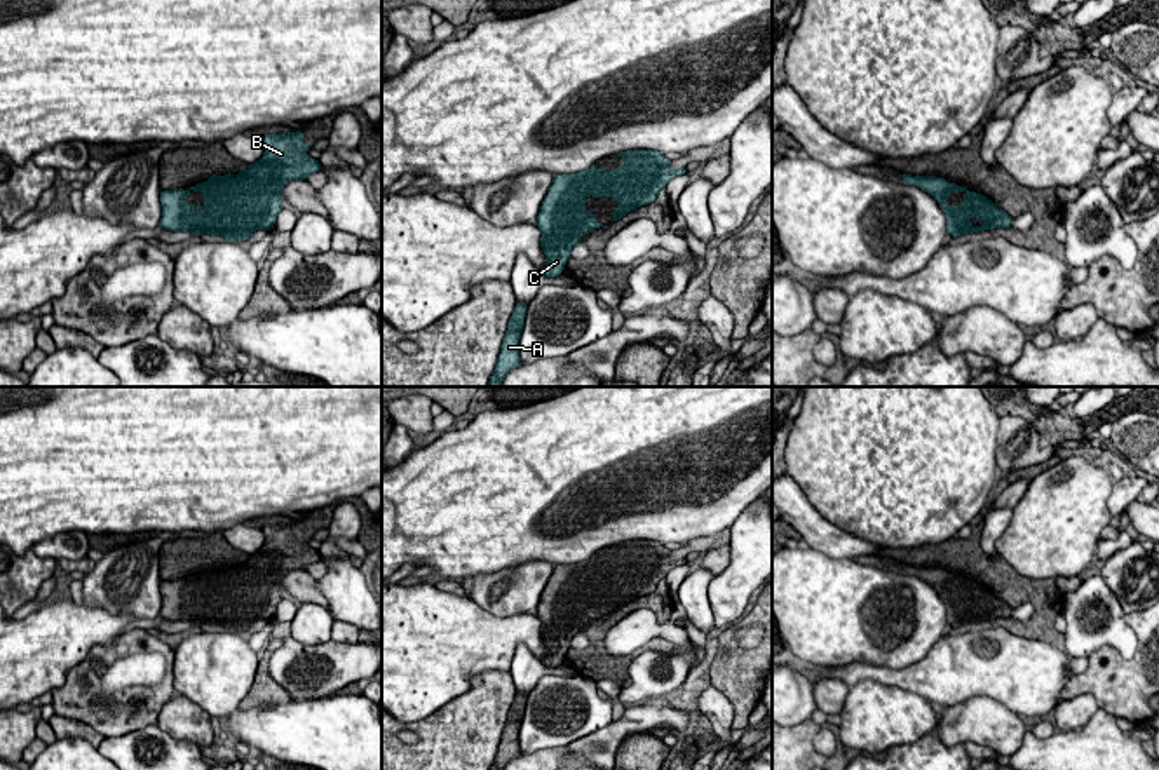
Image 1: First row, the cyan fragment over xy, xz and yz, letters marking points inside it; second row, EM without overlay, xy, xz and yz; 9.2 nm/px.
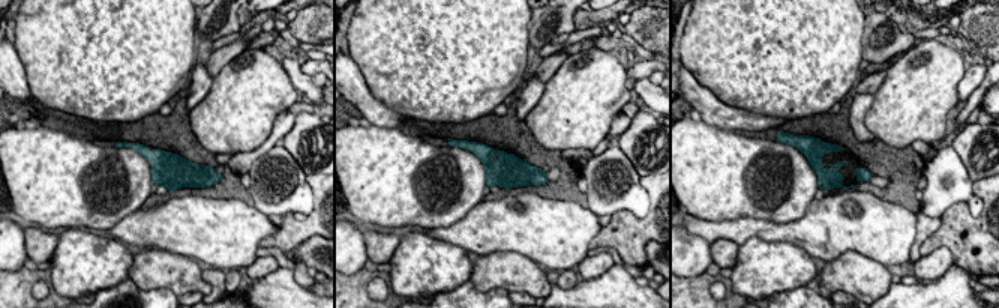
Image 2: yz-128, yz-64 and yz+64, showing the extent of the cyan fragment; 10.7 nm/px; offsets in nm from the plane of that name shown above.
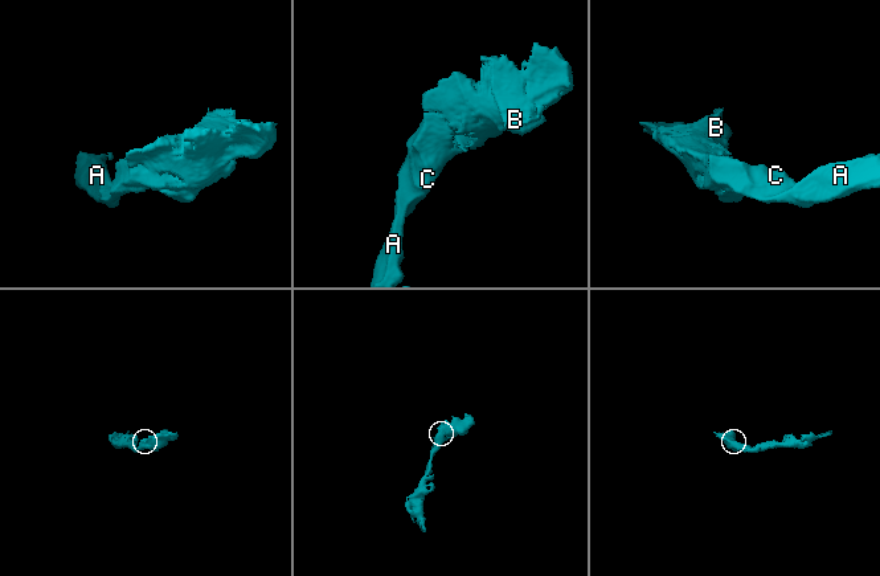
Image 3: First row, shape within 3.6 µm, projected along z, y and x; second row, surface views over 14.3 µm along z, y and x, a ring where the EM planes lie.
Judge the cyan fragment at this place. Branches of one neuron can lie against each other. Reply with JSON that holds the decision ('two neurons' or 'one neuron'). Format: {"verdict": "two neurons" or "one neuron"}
{"verdict": "one neuron"}

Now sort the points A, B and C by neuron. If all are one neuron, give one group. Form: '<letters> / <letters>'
A B C

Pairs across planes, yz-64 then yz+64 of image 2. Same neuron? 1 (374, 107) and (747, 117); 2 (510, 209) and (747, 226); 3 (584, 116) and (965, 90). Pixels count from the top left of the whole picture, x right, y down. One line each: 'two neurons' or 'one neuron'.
1: one neuron
2: one neuron
3: two neurons

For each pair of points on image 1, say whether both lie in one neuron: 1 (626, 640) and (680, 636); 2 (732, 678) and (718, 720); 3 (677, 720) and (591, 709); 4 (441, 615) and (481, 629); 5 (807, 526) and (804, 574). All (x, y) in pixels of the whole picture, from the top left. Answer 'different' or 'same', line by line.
1: same
2: different
3: different
4: same
5: different

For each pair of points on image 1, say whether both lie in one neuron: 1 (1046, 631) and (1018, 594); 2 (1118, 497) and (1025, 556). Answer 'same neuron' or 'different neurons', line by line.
1: same neuron
2: different neurons

